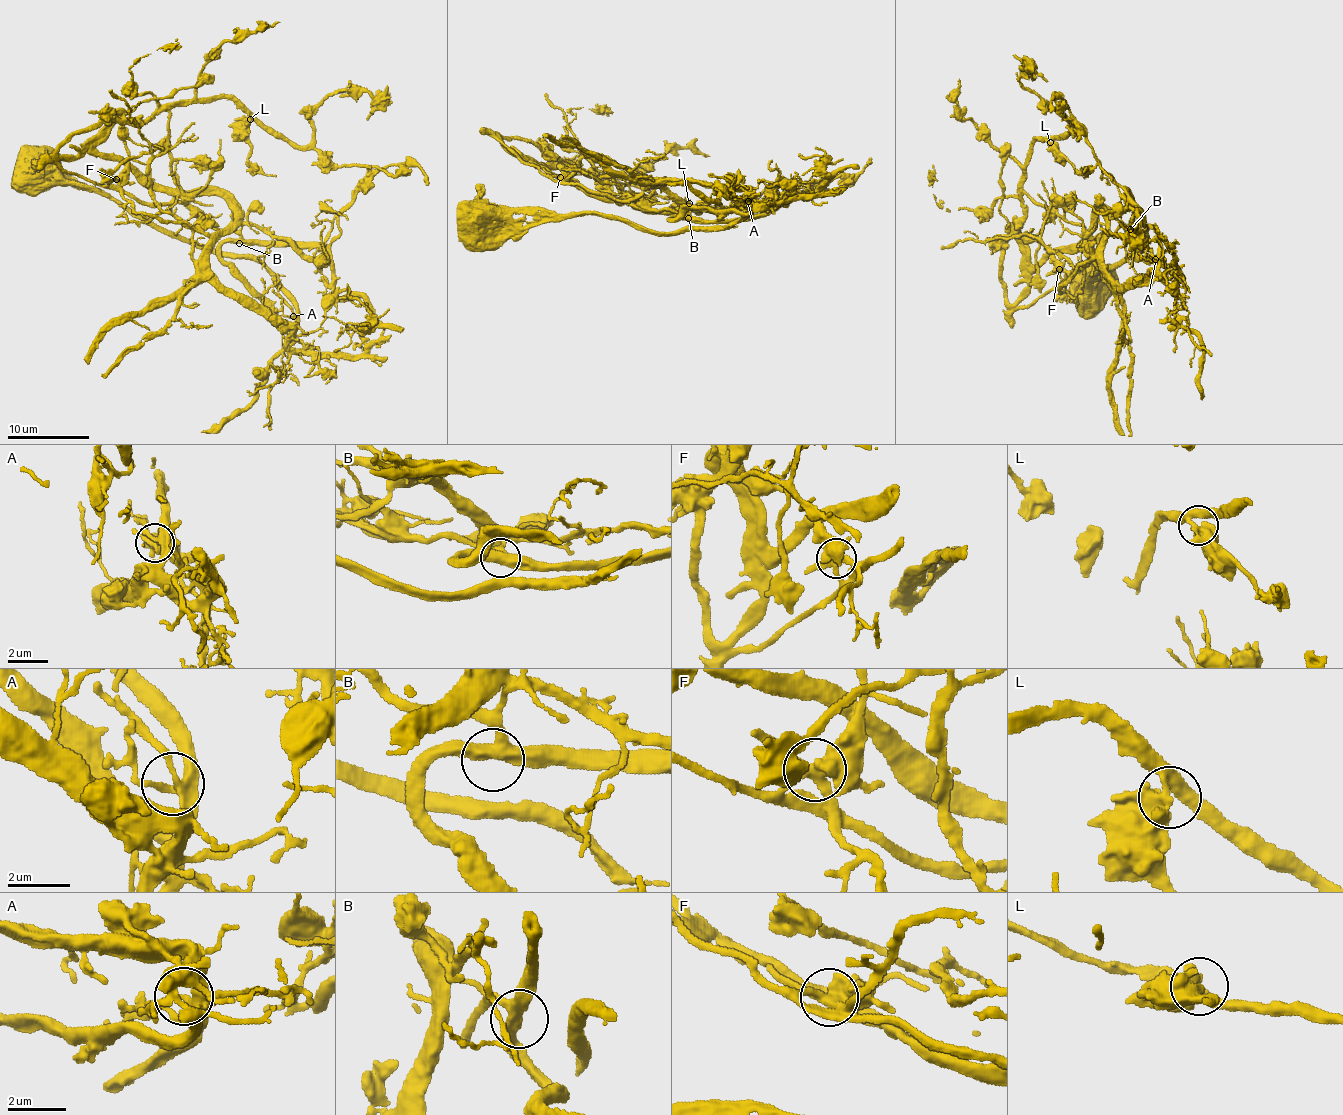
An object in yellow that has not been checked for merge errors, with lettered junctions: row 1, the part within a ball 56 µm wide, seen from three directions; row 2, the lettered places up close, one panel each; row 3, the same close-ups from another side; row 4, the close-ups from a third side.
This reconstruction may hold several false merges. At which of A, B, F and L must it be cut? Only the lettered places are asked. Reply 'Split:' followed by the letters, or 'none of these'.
Split: F

